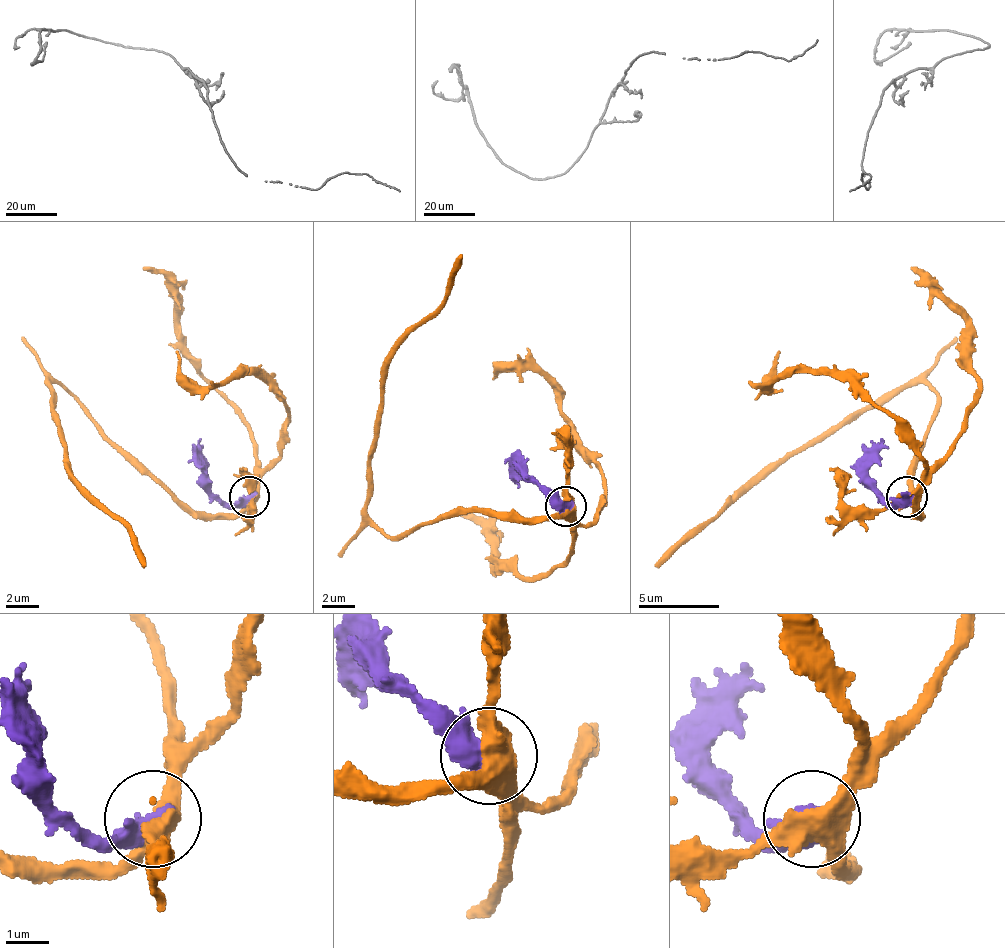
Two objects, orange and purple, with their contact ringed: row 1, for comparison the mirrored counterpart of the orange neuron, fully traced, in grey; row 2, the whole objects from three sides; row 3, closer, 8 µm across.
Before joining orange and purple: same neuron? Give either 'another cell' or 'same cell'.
another cell

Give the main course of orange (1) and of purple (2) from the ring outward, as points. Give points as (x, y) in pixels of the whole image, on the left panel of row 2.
1: (250, 498), (234, 514), (189, 514), (75, 396), (51, 384), (67, 469), (128, 530), (144, 567)
2: (250, 498), (222, 502), (209, 490), (201, 437)

